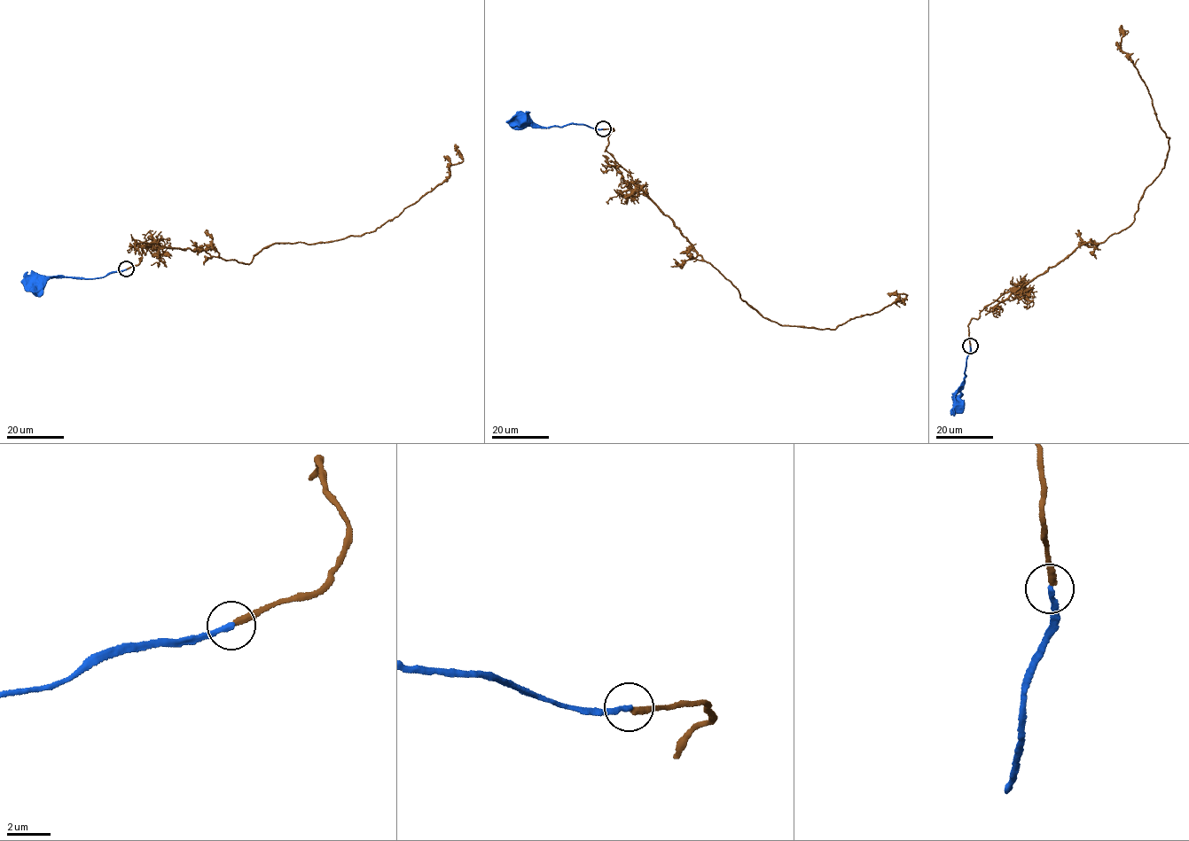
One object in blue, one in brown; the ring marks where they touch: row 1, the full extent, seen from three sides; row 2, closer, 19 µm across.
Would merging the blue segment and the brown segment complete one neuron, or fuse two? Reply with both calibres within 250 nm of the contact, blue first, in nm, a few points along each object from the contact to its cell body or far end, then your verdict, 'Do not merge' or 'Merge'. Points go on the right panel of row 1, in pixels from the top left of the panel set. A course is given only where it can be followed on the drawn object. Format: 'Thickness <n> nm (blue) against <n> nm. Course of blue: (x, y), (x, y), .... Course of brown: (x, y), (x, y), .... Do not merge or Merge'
Thickness 240 nm (blue) against 300 nm. Course of blue: (970, 346), (964, 373), (965, 381), (954, 398), (959, 406). Course of brown: (970, 346), (969, 321), (1000, 295), (1129, 227), (1165, 166), (1169, 138), (1121, 48), (1121, 25). Do not merge

